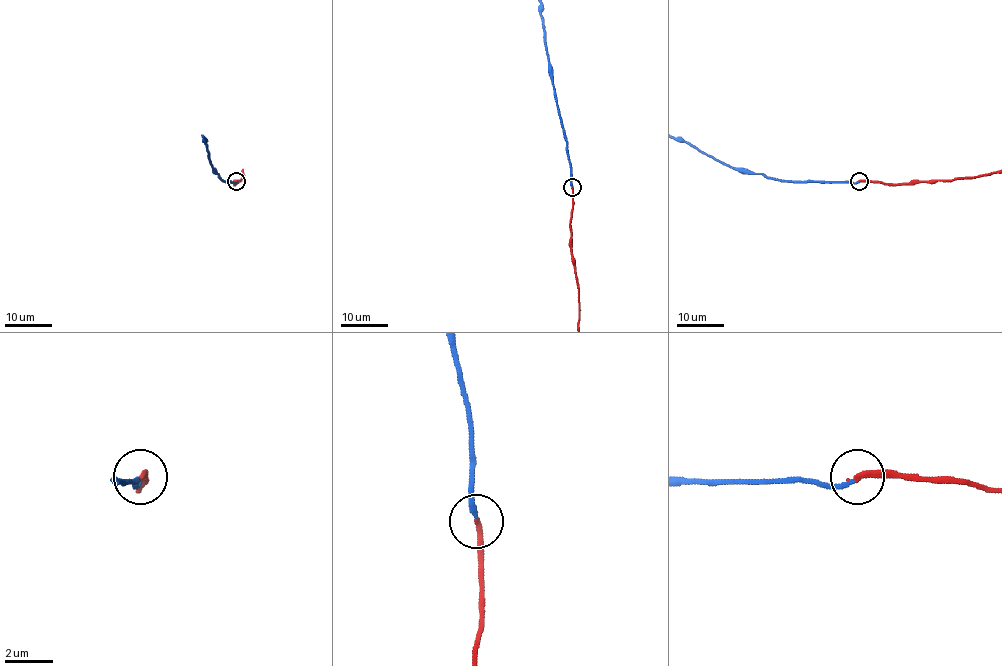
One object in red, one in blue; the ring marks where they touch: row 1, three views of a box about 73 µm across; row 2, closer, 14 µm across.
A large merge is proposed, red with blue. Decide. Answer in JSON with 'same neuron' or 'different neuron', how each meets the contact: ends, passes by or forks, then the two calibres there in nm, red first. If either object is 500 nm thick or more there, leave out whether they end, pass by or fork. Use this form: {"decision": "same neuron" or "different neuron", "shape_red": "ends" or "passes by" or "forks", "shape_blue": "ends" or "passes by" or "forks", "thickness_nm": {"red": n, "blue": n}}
{"decision": "same neuron", "shape_red": "ends", "shape_blue": "ends", "thickness_nm": {"red": 240, "blue": 180}}

